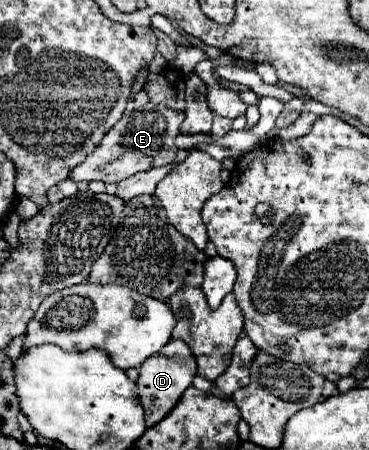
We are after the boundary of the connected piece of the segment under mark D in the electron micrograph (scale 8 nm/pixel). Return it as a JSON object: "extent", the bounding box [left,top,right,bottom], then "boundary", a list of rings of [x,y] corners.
{"extent":[138,340,196,426],"boundary":[[[170,340],[164,348],[162,354],[150,356],[142,366],[140,366],[140,378],[138,378],[138,396],[146,412],[146,426],[154,426],[160,422],[170,408],[178,402],[182,392],[192,384],[192,378],[196,376],[196,358],[192,350],[186,346],[182,340]]]}

